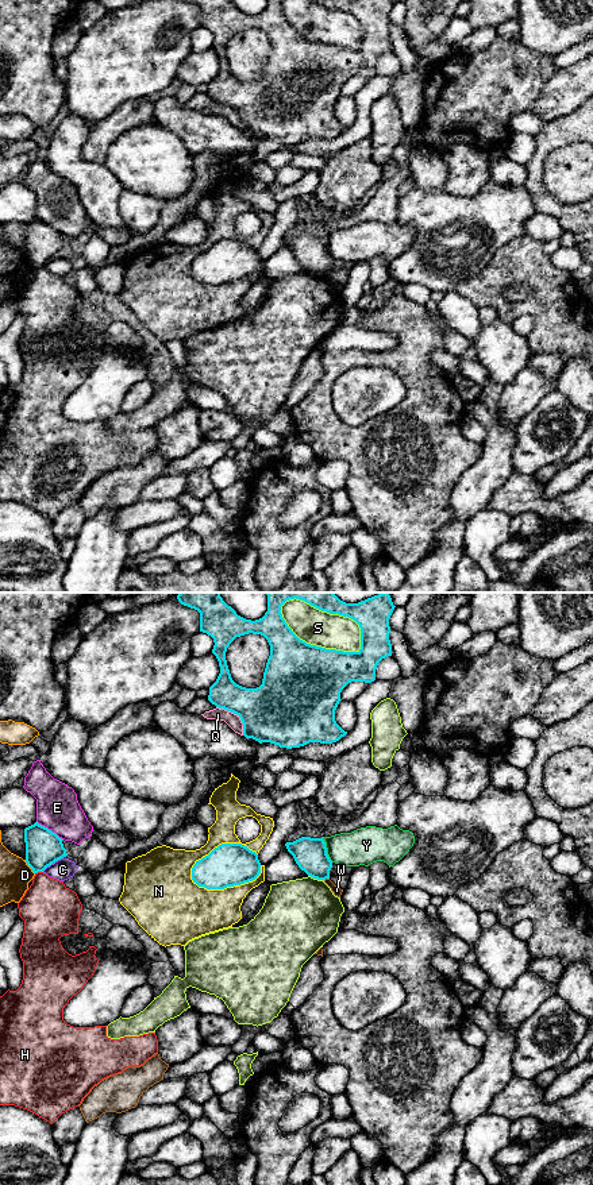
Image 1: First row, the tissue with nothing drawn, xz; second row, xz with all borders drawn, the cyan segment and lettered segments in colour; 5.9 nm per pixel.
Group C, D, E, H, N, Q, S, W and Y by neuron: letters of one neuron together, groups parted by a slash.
C / D / E / H / N / Q / S / W / Y

